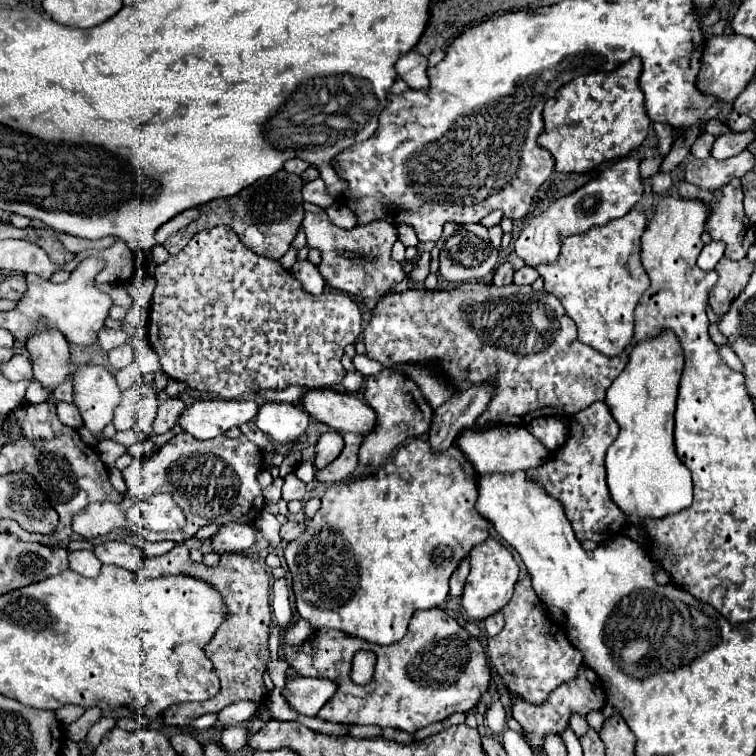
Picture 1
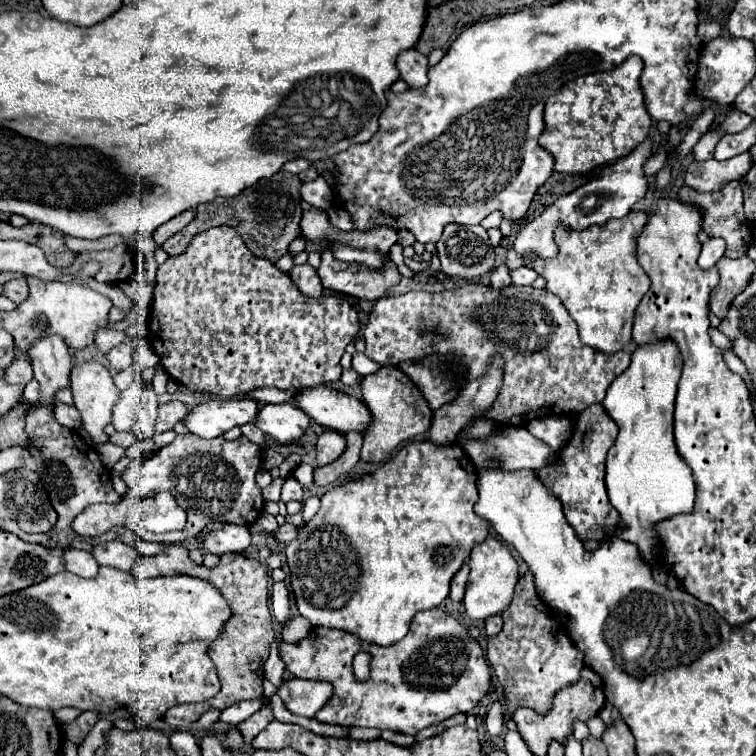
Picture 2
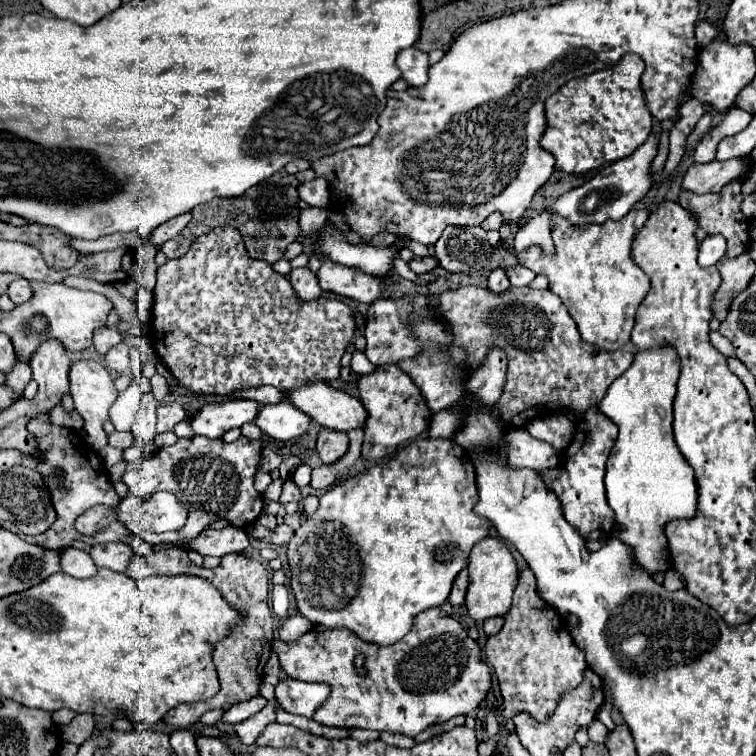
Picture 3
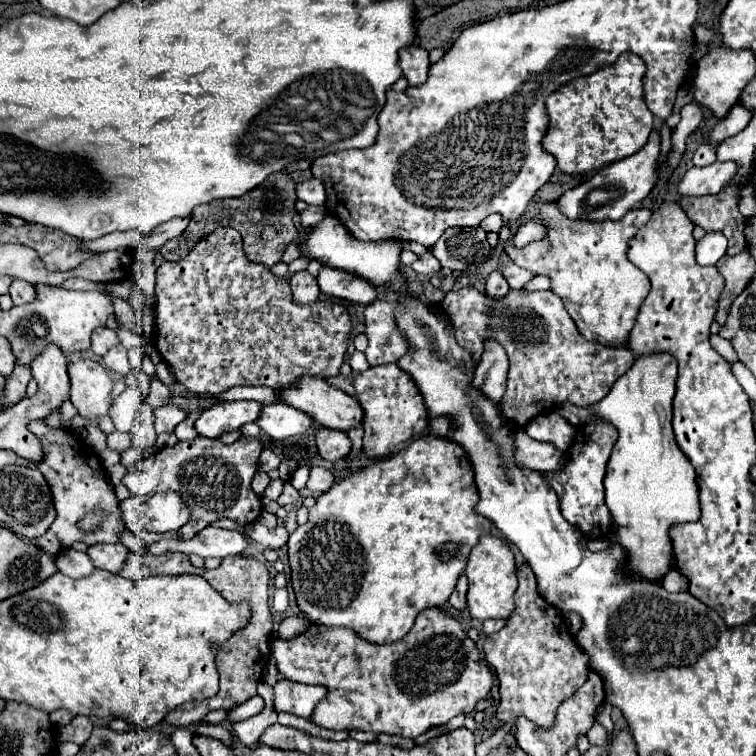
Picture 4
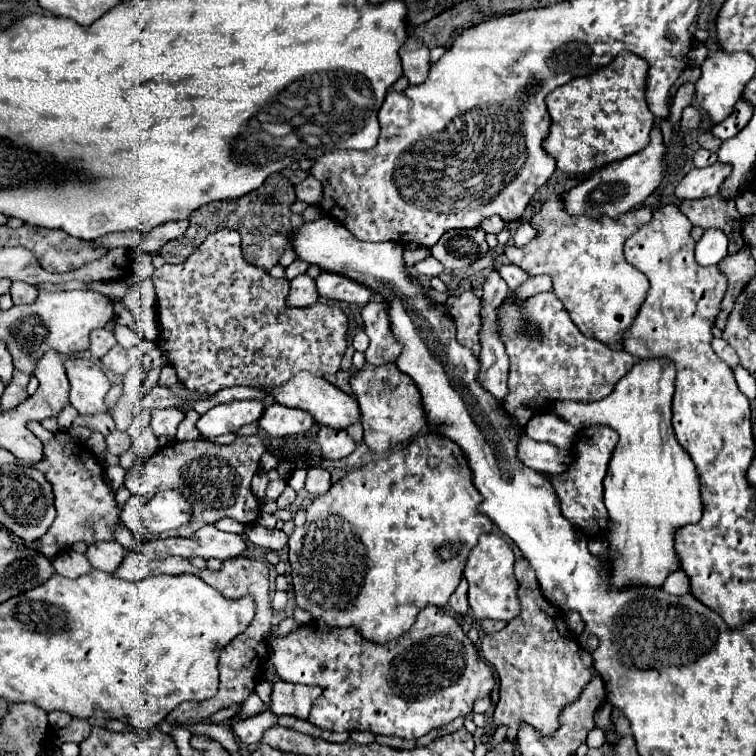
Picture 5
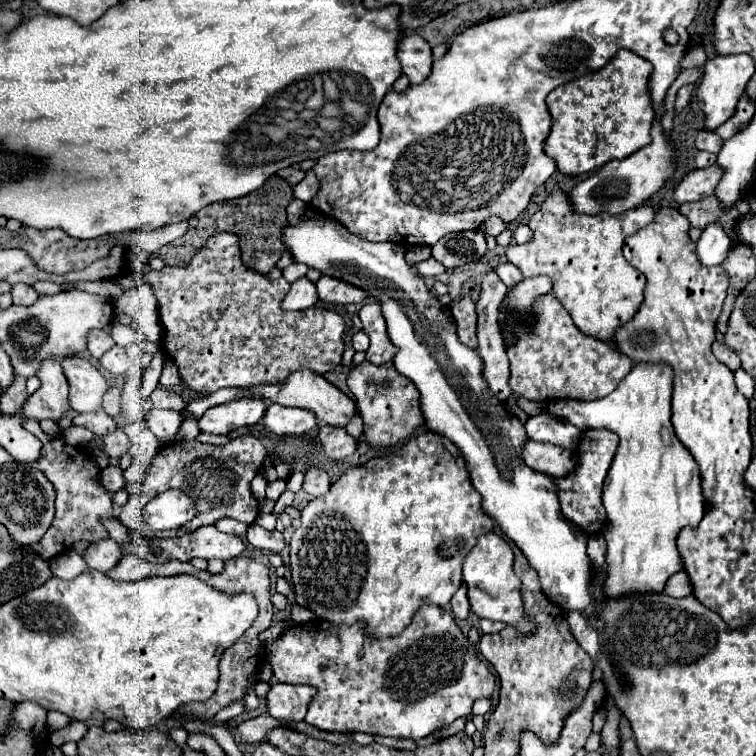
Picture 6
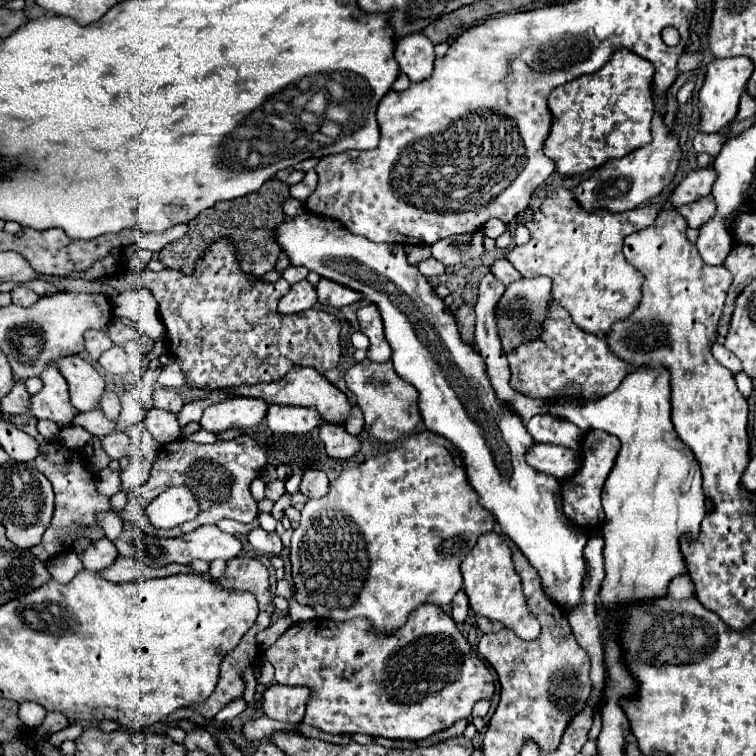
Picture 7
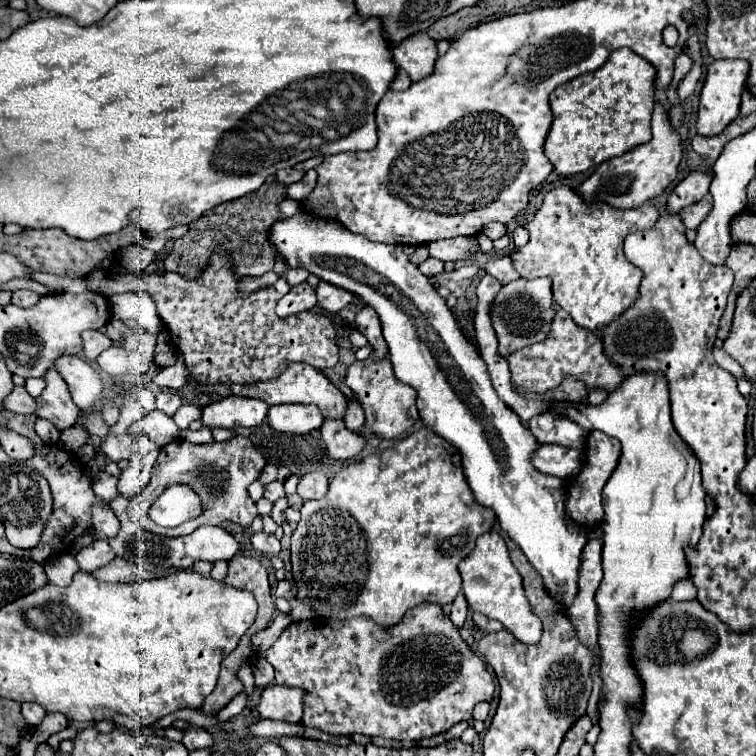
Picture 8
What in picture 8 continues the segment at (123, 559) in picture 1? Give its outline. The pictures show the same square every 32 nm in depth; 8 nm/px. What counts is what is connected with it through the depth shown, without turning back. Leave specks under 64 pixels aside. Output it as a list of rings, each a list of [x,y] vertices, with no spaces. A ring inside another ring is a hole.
[[[102,538],[102,540],[96,540],[94,544],[82,548],[78,554],[76,554],[76,560],[80,564],[80,570],[86,570],[86,572],[94,572],[102,566],[106,566],[108,562],[114,560],[114,550],[110,548],[108,540]]]

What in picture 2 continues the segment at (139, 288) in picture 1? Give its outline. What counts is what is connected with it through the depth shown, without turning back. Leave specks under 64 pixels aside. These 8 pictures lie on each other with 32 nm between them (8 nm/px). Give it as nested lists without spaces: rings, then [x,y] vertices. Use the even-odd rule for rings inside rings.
[[[127,280],[118,284],[138,308],[139,317],[147,319],[150,314],[154,285],[140,284],[136,280]]]

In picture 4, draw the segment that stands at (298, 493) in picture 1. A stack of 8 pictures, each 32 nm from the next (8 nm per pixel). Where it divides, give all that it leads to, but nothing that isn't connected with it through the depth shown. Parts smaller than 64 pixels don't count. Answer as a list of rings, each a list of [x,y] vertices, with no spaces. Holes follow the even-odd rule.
[[[286,482],[286,484],[284,484],[284,492],[282,492],[280,498],[278,498],[278,504],[280,504],[280,506],[286,506],[286,504],[294,504],[294,502],[298,502],[298,500],[300,500],[298,490],[296,490],[290,482]]]

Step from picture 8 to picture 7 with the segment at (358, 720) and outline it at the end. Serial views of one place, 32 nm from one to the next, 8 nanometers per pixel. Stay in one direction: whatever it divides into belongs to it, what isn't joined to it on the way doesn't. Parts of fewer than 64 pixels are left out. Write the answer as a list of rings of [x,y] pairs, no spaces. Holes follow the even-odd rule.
[[[424,604],[424,606],[416,608],[416,612],[412,612],[408,624],[392,636],[382,636],[382,634],[374,632],[372,626],[368,624],[368,620],[362,620],[362,618],[356,618],[354,622],[340,622],[340,624],[336,624],[332,620],[322,620],[322,618],[300,622],[300,624],[290,626],[270,648],[266,648],[266,658],[270,660],[270,664],[276,670],[276,682],[278,684],[312,688],[312,700],[308,700],[304,722],[308,726],[320,728],[320,730],[330,732],[330,734],[356,734],[356,732],[362,732],[362,734],[370,734],[370,736],[384,736],[384,738],[398,738],[398,740],[422,740],[422,738],[428,738],[430,734],[434,734],[438,730],[444,730],[444,728],[452,726],[460,718],[470,718],[474,702],[478,702],[482,698],[490,700],[492,694],[494,694],[494,676],[488,670],[486,662],[478,656],[478,652],[460,634],[460,630],[458,630],[456,622],[452,620],[452,616],[446,614],[436,604]]]

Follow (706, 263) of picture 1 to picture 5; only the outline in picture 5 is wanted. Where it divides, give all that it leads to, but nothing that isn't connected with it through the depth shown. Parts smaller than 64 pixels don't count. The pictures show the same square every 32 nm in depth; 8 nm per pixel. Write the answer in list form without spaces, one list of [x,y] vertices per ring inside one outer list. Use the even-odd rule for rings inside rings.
[[[706,230],[696,244],[696,262],[700,266],[718,264],[728,254],[728,238],[720,230]]]

